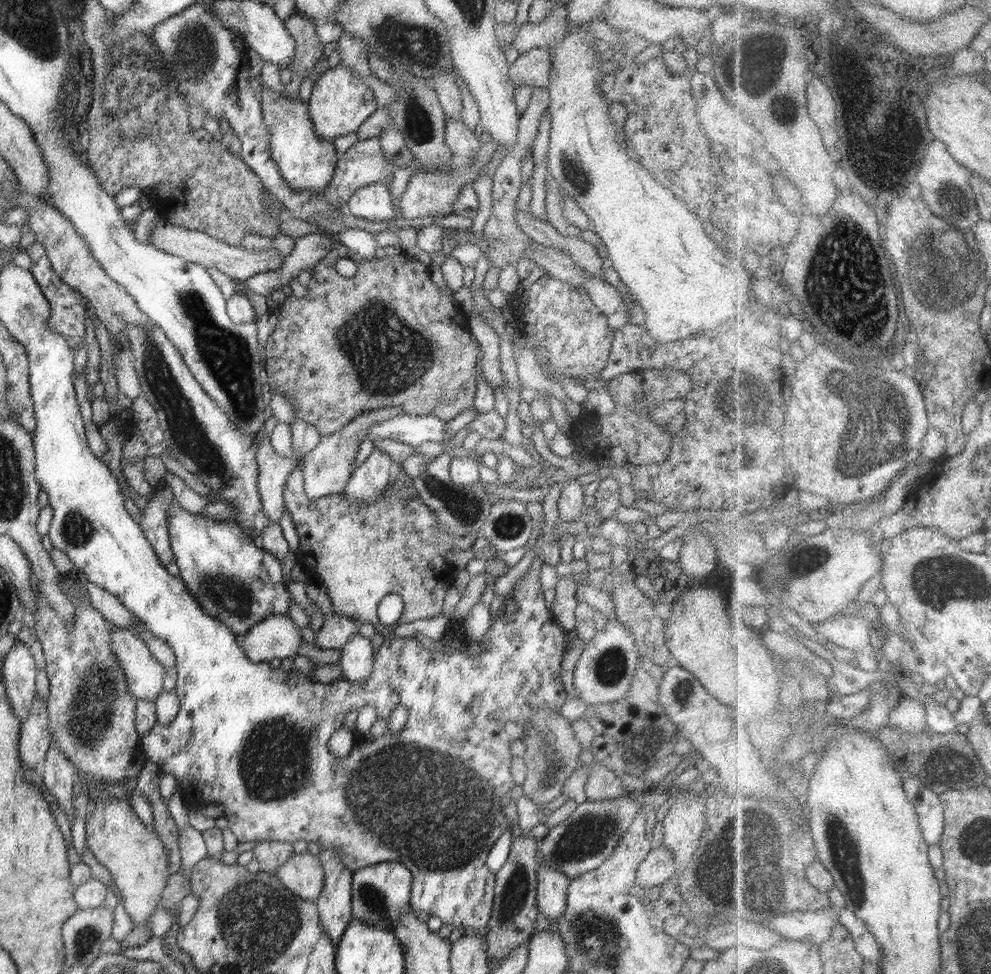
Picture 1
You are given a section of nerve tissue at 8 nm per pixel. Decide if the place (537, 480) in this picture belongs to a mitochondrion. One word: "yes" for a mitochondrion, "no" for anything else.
no

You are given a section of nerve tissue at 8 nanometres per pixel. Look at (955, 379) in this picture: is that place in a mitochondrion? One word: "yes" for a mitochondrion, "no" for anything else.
no

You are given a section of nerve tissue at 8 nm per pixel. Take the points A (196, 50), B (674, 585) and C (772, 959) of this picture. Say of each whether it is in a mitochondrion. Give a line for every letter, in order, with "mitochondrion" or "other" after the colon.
A: mitochondrion
B: other
C: mitochondrion

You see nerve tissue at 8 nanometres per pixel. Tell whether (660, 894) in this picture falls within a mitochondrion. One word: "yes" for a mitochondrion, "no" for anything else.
no

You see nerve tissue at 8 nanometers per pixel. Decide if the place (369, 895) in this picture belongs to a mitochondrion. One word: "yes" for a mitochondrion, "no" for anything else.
yes

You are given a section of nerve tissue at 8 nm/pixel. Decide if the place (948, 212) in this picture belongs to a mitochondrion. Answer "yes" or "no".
yes

